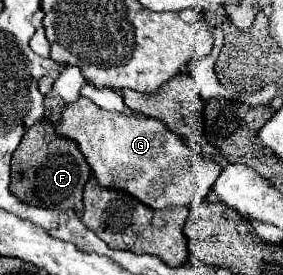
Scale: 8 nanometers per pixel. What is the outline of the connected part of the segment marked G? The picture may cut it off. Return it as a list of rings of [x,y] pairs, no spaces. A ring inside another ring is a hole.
[[[79,97],[75,103],[69,103],[61,109],[61,119],[57,121],[55,129],[57,129],[57,135],[77,143],[99,187],[121,189],[133,195],[143,205],[149,205],[151,209],[191,205],[193,201],[203,201],[221,173],[219,163],[209,161],[201,153],[193,151],[193,147],[185,145],[185,141],[181,141],[181,137],[177,137],[175,133],[169,133],[157,119],[121,115],[117,111],[103,111],[85,97]]]

